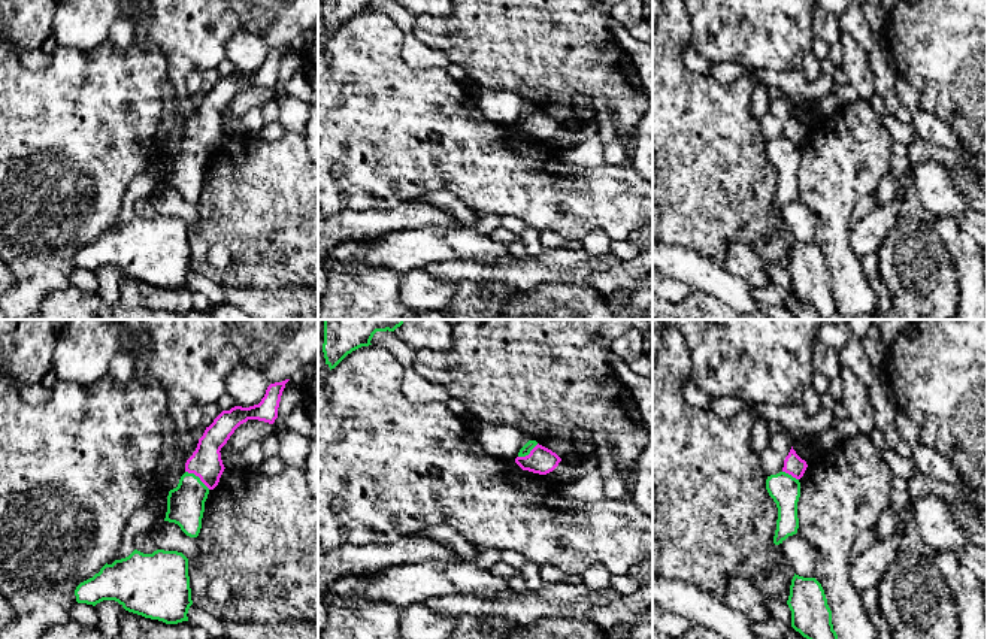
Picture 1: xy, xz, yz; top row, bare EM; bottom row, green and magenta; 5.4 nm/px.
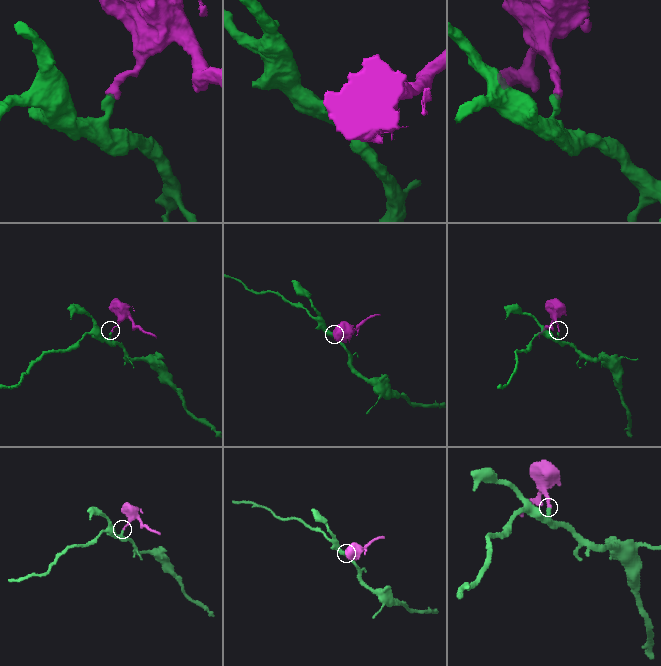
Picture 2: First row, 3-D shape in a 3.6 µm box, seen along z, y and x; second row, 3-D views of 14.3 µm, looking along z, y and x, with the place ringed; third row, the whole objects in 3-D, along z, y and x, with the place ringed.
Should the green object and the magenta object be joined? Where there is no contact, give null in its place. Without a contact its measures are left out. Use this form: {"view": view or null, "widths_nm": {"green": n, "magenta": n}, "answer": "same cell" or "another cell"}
{"view": "xy", "widths_nm": {"green": 200, "magenta": 170}, "answer": "another cell"}

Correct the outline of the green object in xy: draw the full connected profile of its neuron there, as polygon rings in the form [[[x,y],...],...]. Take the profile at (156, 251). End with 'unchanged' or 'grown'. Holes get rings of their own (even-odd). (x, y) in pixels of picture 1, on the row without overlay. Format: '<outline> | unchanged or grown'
[[[134,215],[81,248],[75,261],[78,269],[93,272],[115,266],[128,278],[166,290],[188,287],[193,270],[188,224],[178,216],[143,219]]] | unchanged

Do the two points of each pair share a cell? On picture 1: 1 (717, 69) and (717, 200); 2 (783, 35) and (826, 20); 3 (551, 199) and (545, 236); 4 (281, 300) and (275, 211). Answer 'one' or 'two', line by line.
1: two
2: two
3: two
4: two

